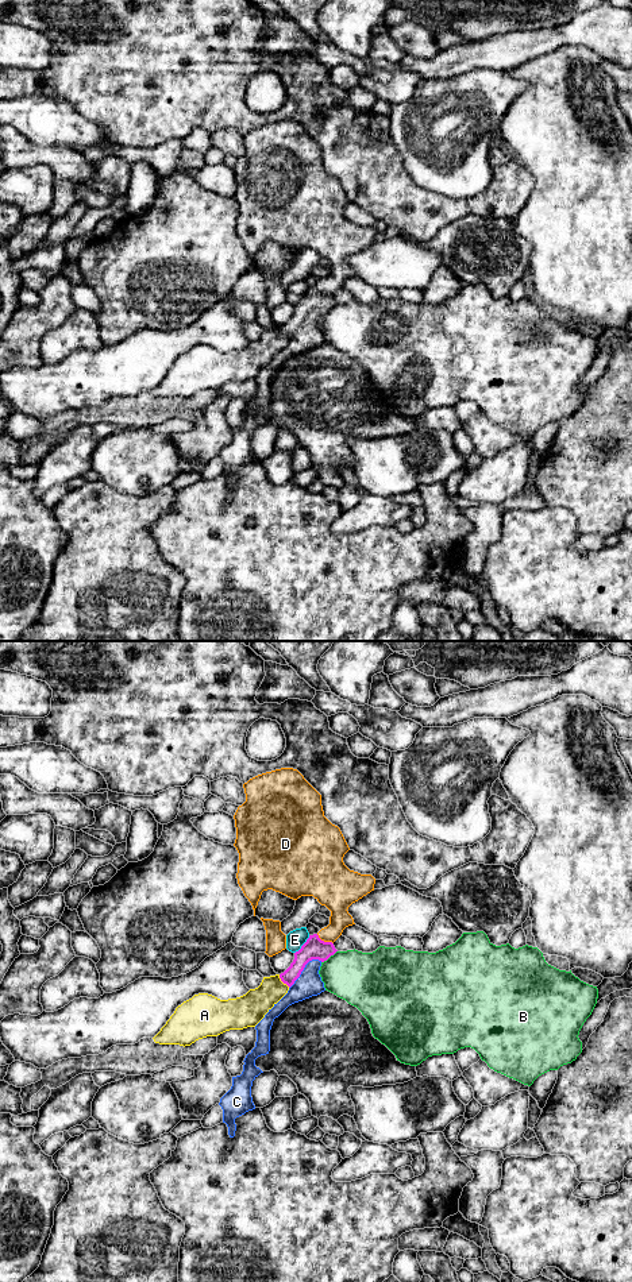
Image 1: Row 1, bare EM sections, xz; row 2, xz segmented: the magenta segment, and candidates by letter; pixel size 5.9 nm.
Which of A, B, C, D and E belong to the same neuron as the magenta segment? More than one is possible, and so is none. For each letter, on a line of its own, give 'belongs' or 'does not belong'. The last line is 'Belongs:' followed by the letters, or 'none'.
A: does not belong
B: does not belong
C: belongs
D: does not belong
E: does not belong
Belongs: C

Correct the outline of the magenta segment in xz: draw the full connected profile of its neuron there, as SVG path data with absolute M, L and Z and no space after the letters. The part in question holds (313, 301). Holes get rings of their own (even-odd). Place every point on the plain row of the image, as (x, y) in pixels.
M317 286L309 287L301 301L294 305L294 312L290 318L280 327L281 333L289 339L289 343L255 378L255 399L246 408L242 426L232 429L231 441L219 455L223 462L223 475L228 479L230 490L235 489L235 471L255 462L251 439L253 433L263 425L255 418L255 412L270 403L270 382L274 371L289 358L317 348L325 343L319 323L321 316L336 304L332 294L321 293Z

